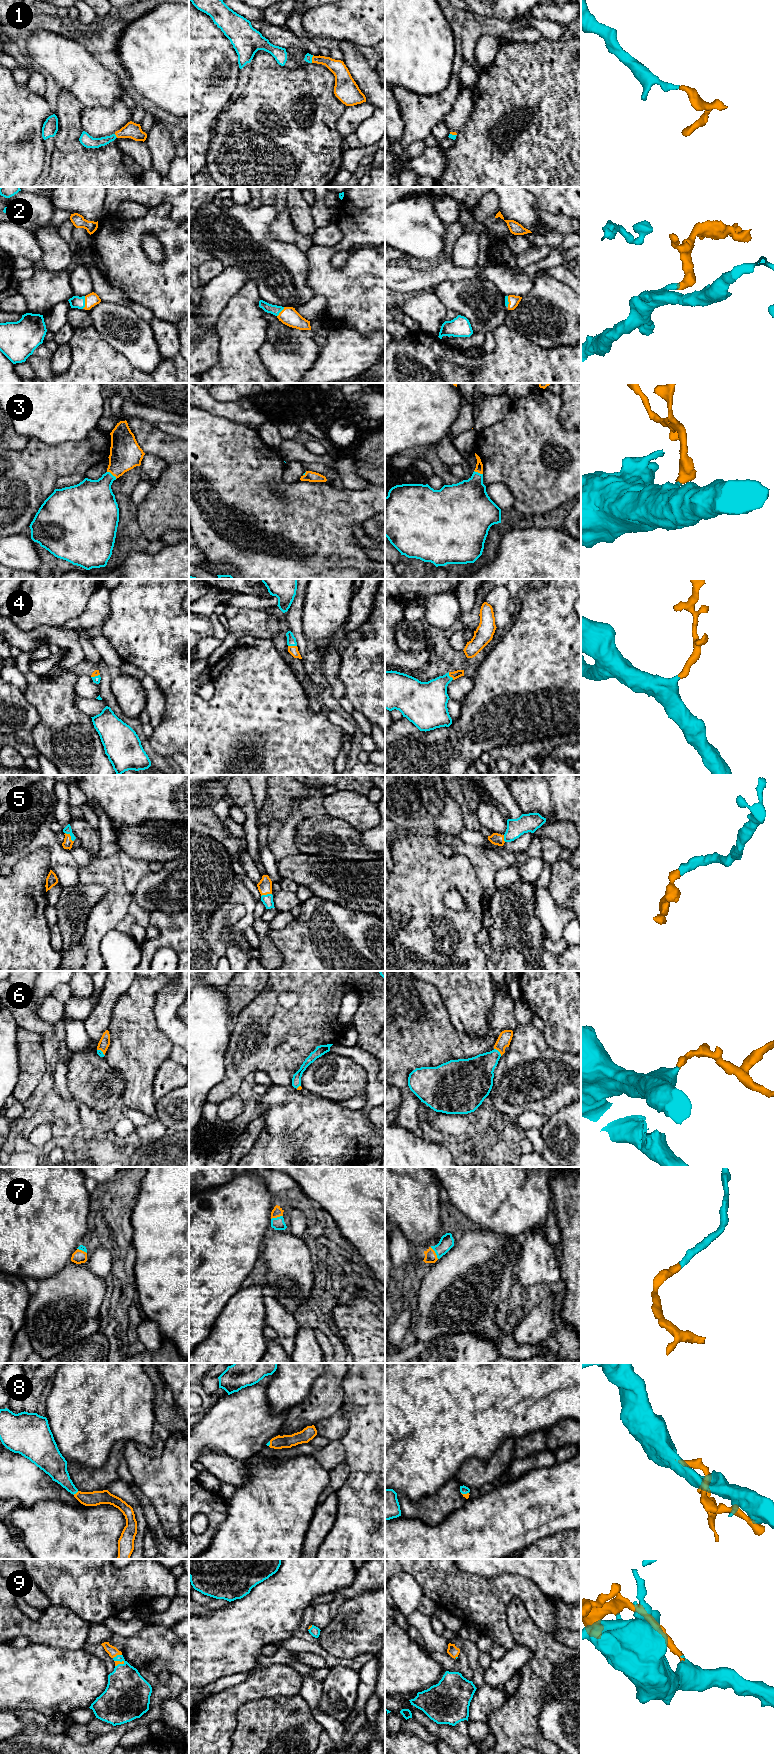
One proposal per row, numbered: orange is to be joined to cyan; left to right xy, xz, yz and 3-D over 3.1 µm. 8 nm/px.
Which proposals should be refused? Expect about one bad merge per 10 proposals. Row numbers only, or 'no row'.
no row

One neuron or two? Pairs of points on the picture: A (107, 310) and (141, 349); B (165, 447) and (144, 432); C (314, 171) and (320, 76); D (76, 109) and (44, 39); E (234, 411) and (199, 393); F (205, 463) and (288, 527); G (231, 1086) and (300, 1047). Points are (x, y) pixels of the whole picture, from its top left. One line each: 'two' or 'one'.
A: one
B: one
C: one
D: two
E: one
F: one
G: one

